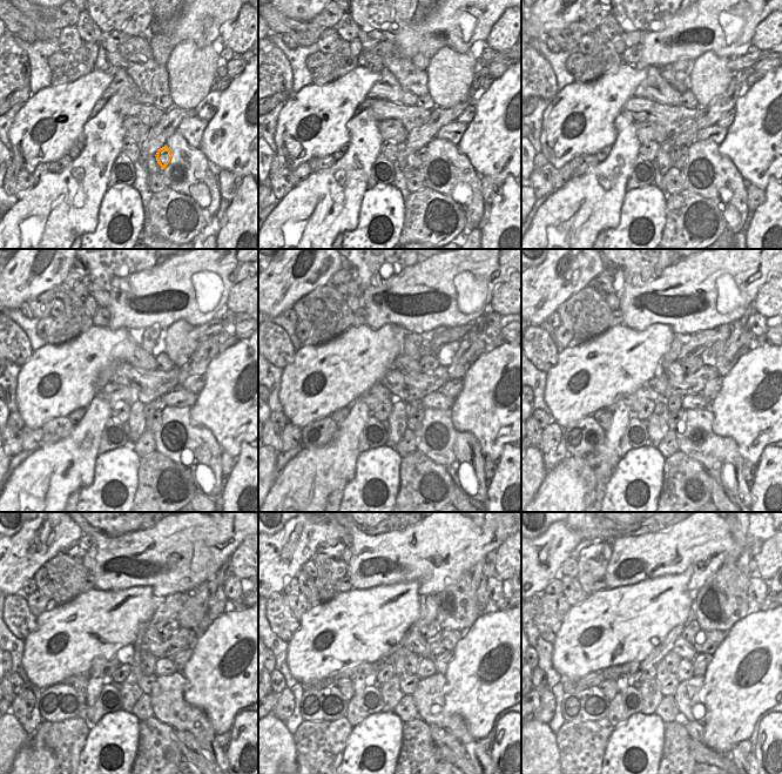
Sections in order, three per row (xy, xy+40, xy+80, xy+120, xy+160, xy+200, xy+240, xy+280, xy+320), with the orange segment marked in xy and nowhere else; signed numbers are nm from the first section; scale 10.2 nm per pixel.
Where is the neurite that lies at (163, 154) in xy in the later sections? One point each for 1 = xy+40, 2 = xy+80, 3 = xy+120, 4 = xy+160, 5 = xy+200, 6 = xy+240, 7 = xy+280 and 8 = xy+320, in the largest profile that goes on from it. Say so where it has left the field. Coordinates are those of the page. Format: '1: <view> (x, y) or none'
1: xy+40 (423, 152)
2: xy+80 (682, 160)
3: xy+120 (152, 424)
4: xy+160 (415, 422)
5: xy+200 (673, 418)
6: xy+240 (146, 682)
7: xy+280 (408, 681)
8: xy+320 (668, 681)

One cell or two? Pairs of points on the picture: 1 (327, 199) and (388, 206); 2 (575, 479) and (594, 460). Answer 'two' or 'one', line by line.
1: two
2: one

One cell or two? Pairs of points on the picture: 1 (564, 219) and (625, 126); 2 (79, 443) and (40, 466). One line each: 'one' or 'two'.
1: one
2: one

